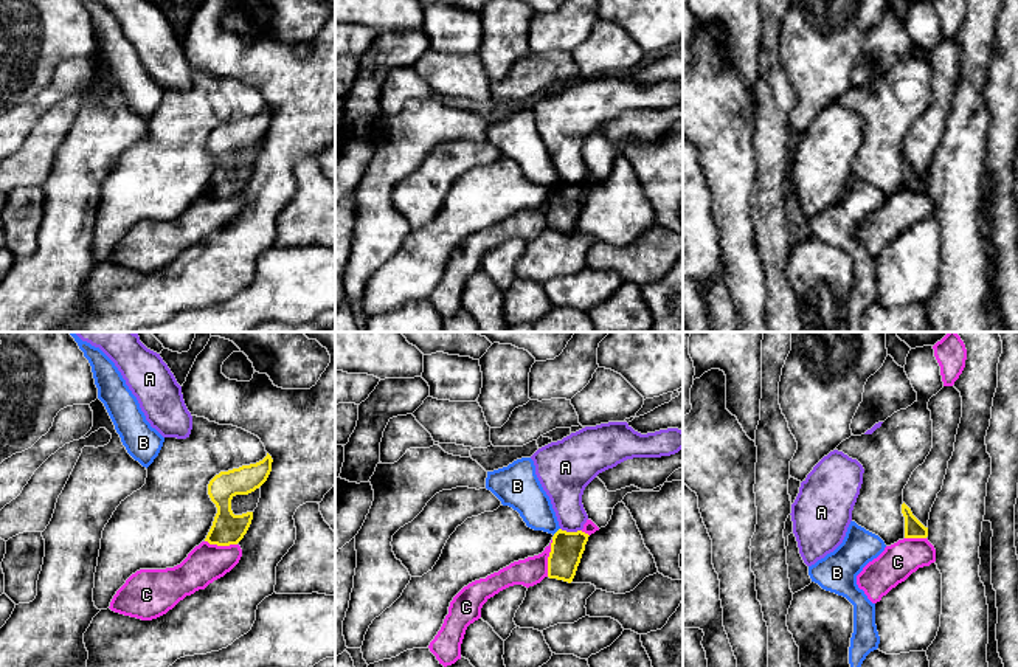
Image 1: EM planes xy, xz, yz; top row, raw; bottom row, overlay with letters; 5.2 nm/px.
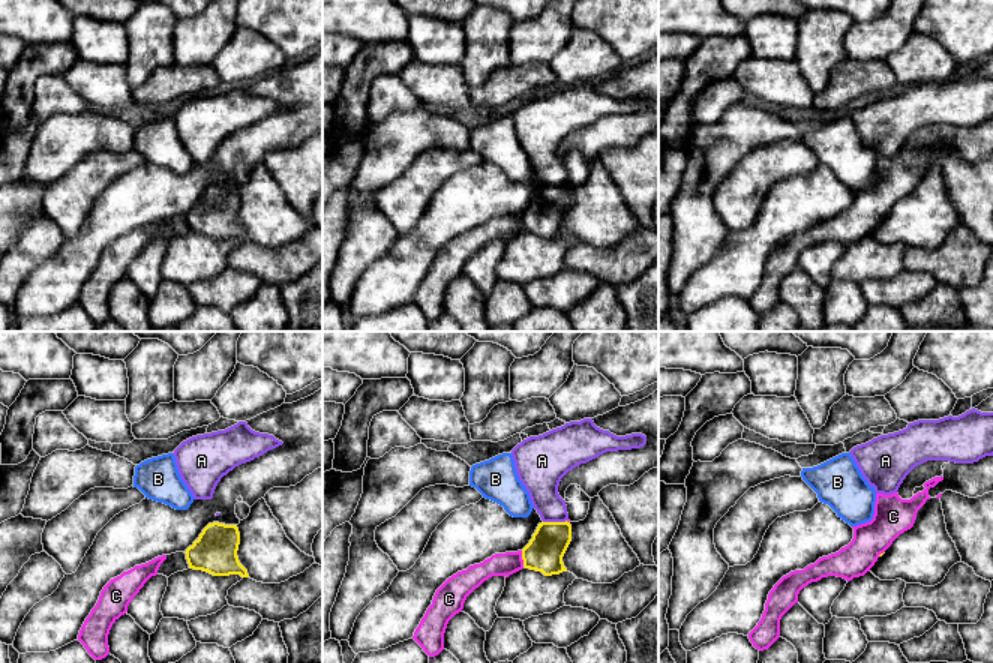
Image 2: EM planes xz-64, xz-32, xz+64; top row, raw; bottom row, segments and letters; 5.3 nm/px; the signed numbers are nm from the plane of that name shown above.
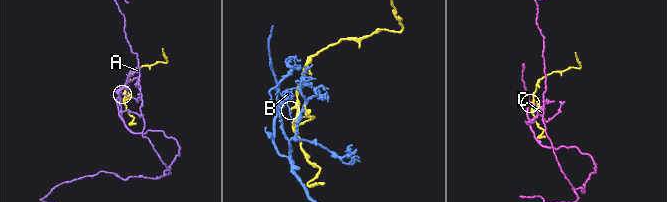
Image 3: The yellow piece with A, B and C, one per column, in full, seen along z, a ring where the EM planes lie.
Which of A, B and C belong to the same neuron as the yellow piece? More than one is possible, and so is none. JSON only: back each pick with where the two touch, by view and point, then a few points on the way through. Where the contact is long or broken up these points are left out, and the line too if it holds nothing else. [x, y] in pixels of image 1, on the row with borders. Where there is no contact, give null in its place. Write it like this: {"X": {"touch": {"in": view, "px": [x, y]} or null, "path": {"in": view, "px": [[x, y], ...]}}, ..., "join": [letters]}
{"join": []}

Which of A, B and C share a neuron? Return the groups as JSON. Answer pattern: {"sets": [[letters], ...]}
{"sets": [["A"], ["B"], ["C"]]}

